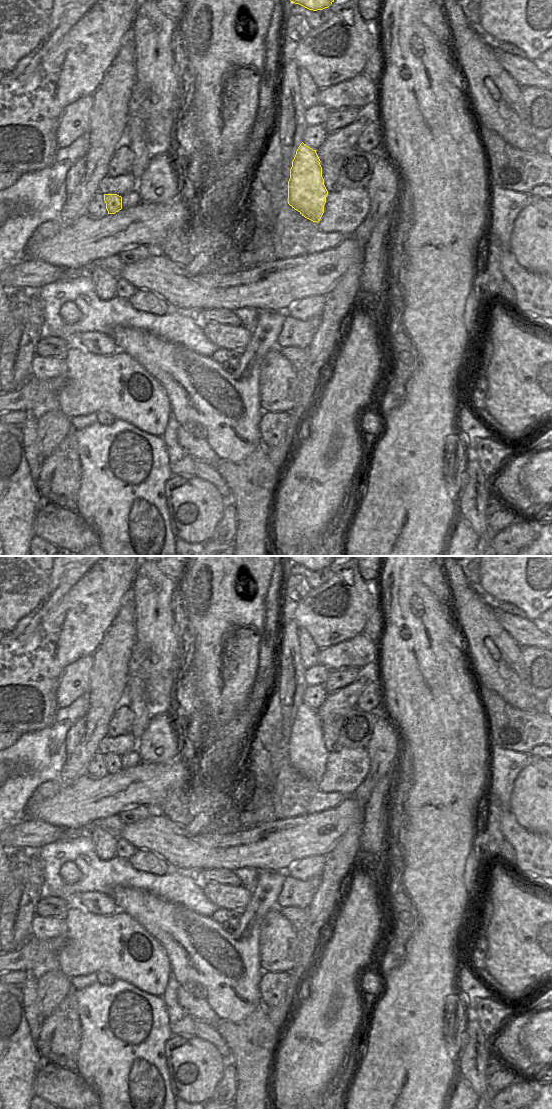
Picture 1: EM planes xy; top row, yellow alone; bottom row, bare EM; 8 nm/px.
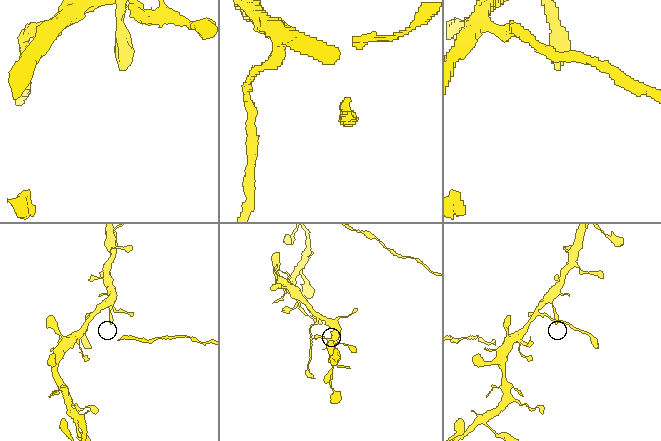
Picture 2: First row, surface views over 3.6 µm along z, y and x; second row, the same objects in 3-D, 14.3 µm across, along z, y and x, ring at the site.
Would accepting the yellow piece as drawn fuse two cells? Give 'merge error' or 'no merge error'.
merge error

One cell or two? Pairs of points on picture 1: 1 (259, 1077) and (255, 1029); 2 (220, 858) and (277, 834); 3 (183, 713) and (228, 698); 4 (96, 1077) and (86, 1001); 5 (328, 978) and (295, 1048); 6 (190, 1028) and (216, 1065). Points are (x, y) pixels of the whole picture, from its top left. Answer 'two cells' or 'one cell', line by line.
1: one cell
2: one cell
3: one cell
4: one cell
5: one cell
6: two cells

